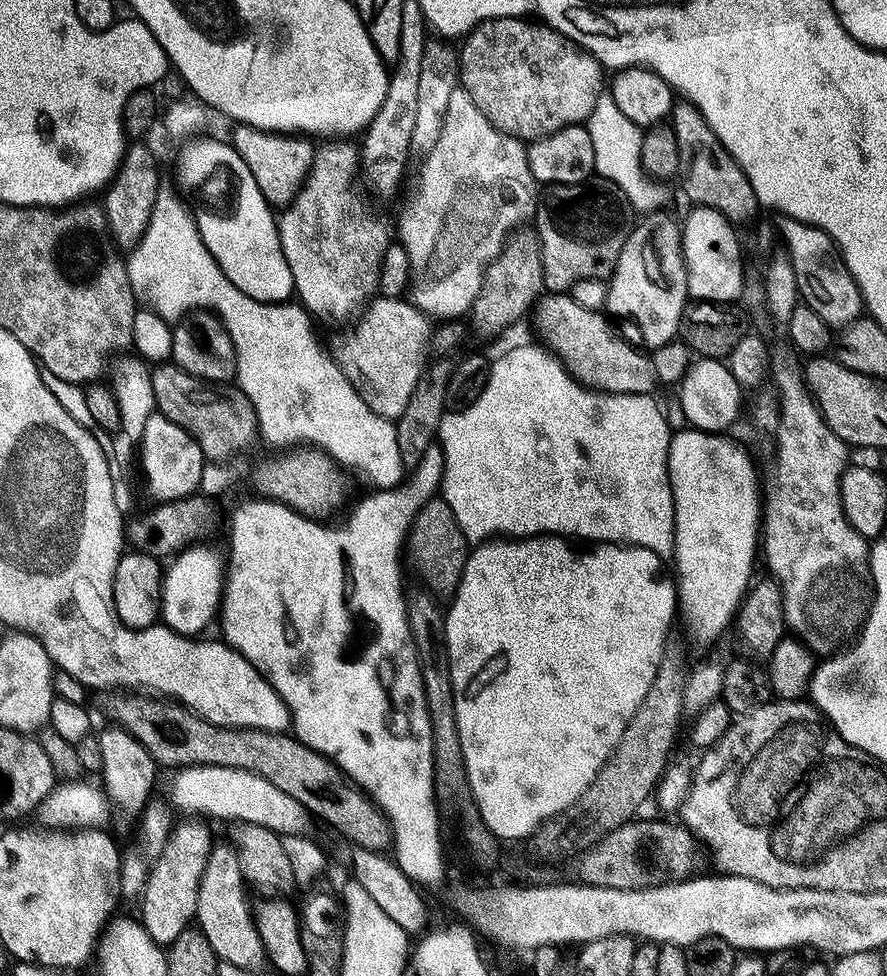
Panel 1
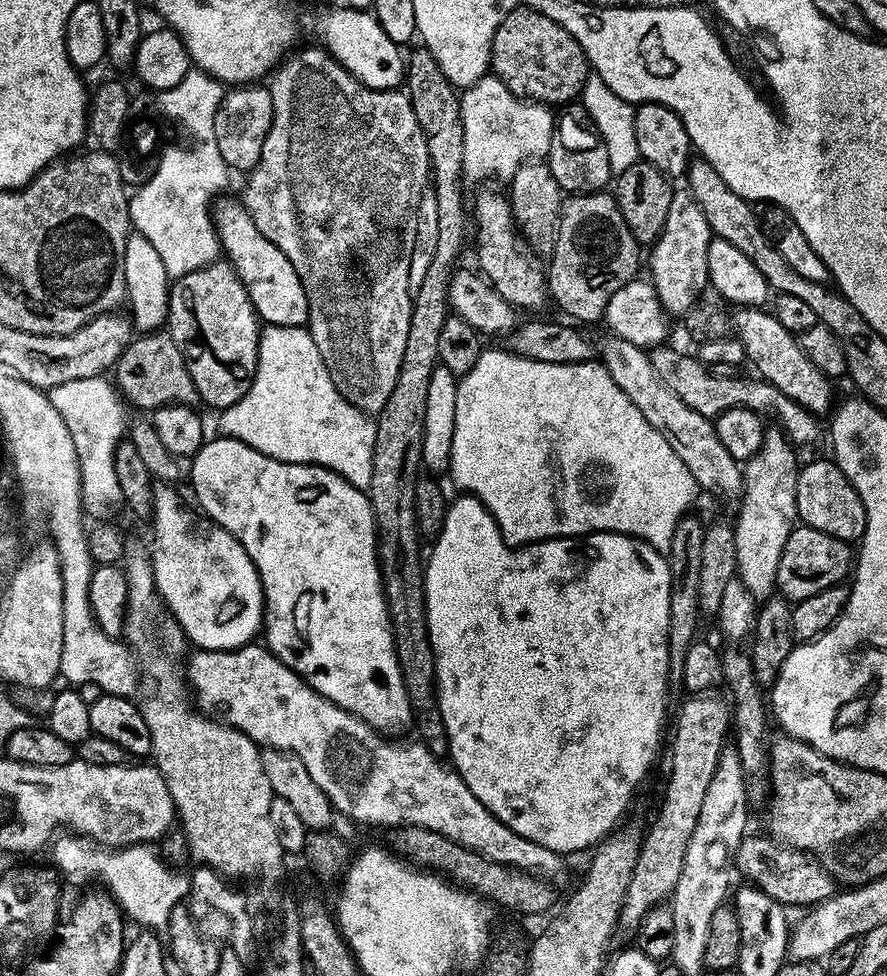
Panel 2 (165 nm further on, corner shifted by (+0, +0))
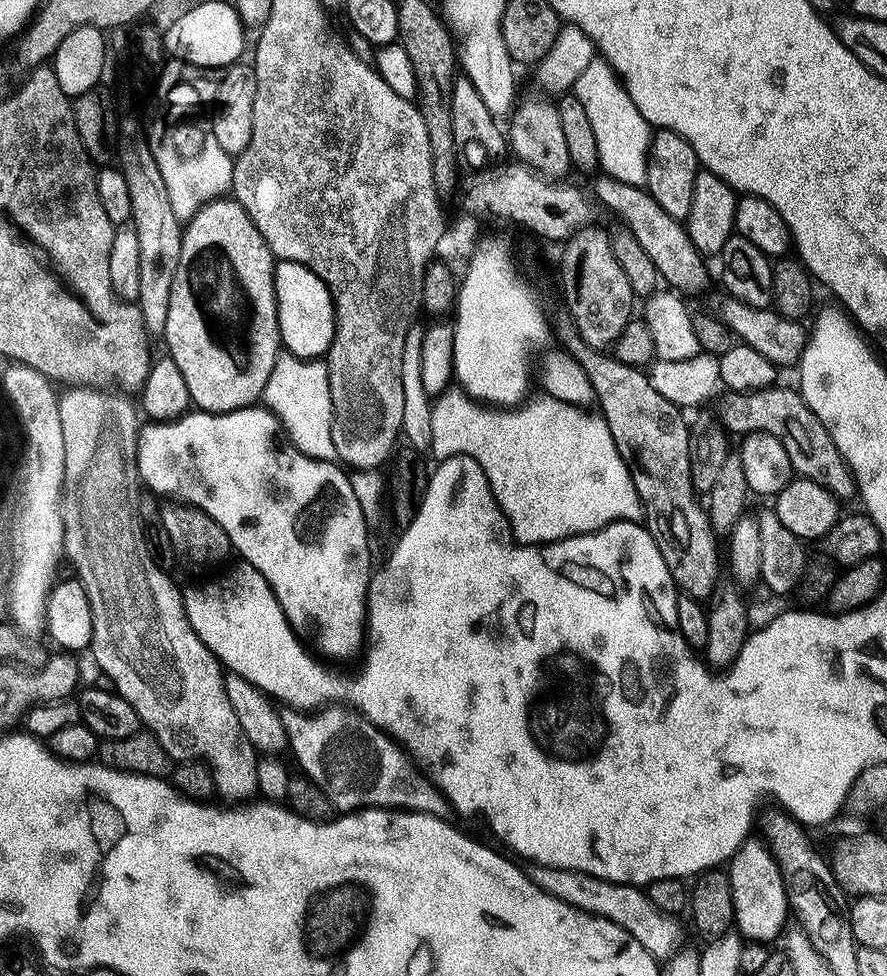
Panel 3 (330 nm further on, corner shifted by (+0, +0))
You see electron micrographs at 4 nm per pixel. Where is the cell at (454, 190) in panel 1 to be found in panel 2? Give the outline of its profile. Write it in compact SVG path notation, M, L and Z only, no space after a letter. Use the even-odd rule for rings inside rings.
M481 75L478 82L459 93L462 118L462 166L465 177L511 178L523 164L547 157L556 129L553 109L534 100L515 96L497 76Z

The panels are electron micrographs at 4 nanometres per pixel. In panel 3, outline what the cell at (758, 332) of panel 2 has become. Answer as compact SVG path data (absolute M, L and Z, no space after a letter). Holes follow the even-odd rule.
M600 174L595 177L592 188L596 196L613 212L619 221L627 225L634 238L642 245L642 250L650 257L650 262L658 270L661 281L669 289L677 293L696 292L708 284L708 268L705 257L694 246L687 227L681 221L670 218L658 202L648 193L647 187L638 184L627 184L618 182L618 178L607 174ZM600 176L600 177L599 177ZM668 283L668 284L667 284Z

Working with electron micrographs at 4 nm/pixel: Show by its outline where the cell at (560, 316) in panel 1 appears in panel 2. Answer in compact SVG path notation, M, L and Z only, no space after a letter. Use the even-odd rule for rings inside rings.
M657 346L651 349L652 365L658 378L662 378L662 382L666 382L666 386L670 386L670 390L674 390L674 394L678 394L678 398L682 398L682 402L690 406L690 410L698 410L698 414L715 418L731 408L748 408L751 412L759 412L765 417L776 416L775 423L793 445L812 444L819 438L820 428L816 425L817 417L802 406L798 406L798 402L786 398L782 390L778 390L767 380L759 378L746 380L742 374L722 378L695 355L687 356L676 348L668 347Z

